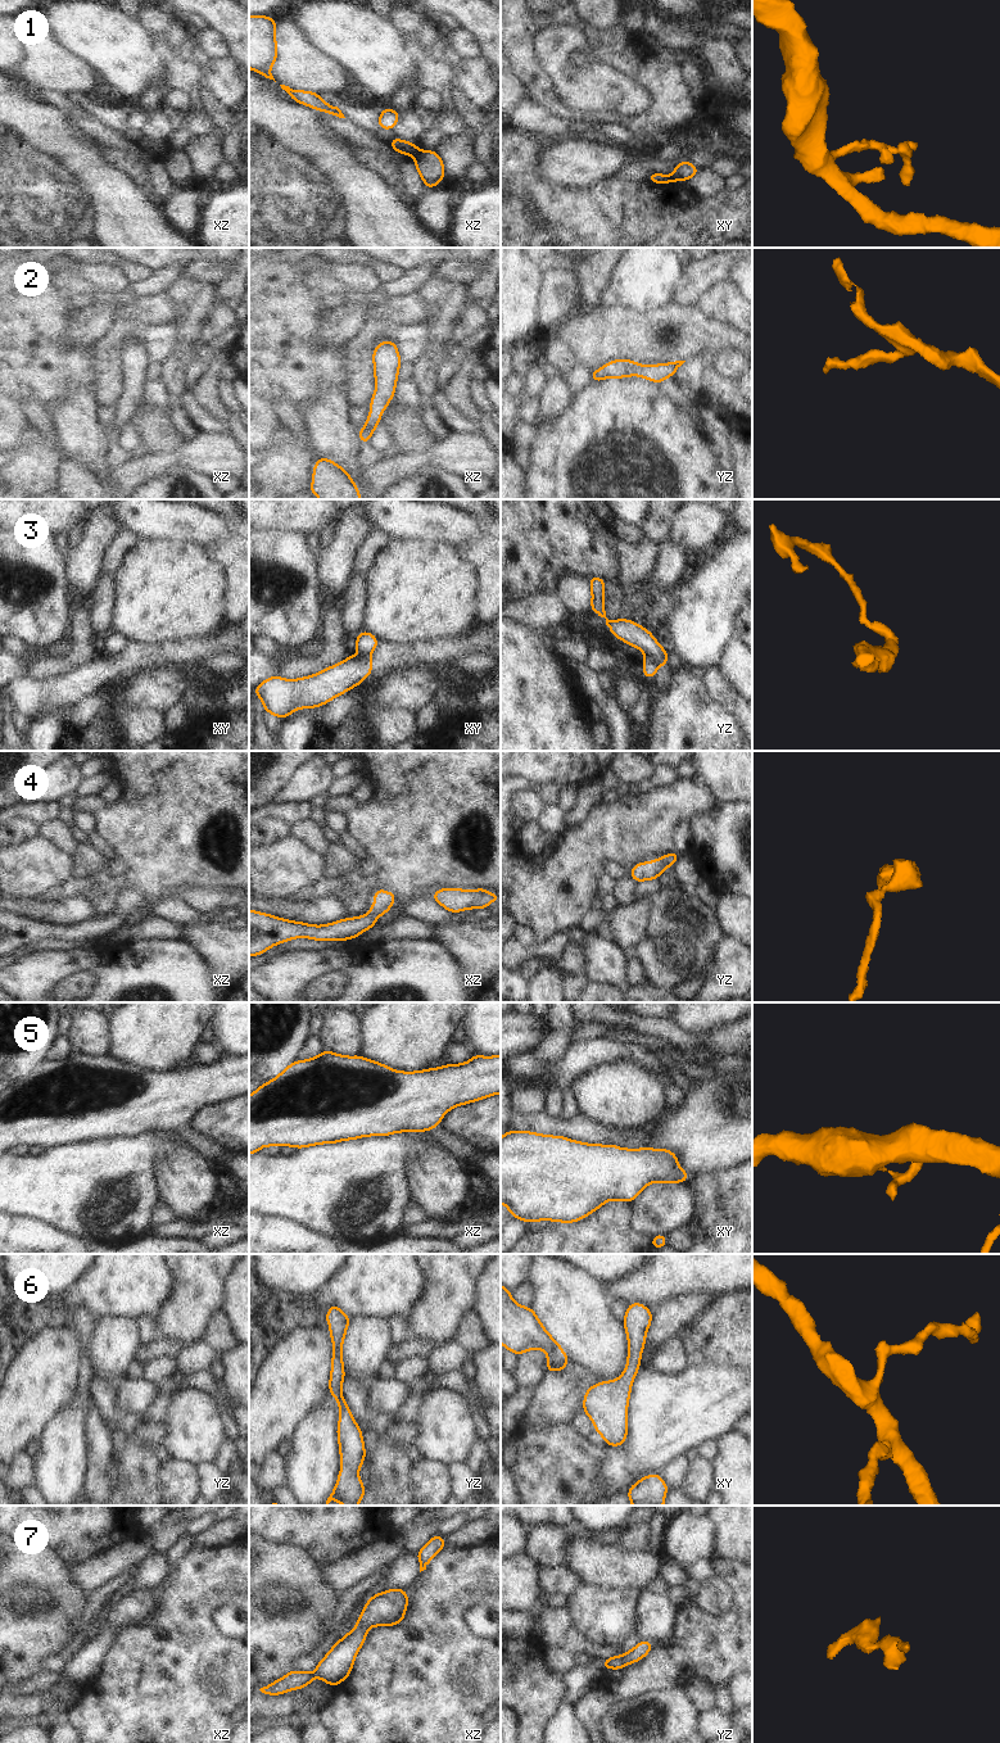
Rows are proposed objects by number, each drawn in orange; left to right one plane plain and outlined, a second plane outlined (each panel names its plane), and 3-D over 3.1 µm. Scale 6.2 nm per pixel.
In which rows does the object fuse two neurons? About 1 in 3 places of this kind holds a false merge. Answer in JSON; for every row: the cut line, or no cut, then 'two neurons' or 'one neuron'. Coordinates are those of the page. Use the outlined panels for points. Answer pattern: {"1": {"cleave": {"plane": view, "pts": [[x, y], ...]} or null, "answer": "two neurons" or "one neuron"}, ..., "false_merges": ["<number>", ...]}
{"1": {"cleave": {"plane": "xy", "pts": [[668, 176], [670, 181]]}, "answer": "two neurons"}, "2": {"cleave": null, "answer": "one neuron"}, "3": {"cleave": {"plane": "yz", "pts": [[646, 653], [659, 665]]}, "answer": "two neurons"}, "4": {"cleave": null, "answer": "one neuron"}, "5": {"cleave": null, "answer": "one neuron"}, "6": {"cleave": null, "answer": "one neuron"}, "7": {"cleave": null, "answer": "one neuron"}, "false_merges": ["1", "3"]}

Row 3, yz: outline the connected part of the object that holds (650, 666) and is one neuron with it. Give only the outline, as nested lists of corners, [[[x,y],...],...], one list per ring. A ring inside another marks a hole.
[[[648,655],[643,658],[643,679],[644,678],[656,678],[656,670],[659,665],[653,661],[653,658]]]

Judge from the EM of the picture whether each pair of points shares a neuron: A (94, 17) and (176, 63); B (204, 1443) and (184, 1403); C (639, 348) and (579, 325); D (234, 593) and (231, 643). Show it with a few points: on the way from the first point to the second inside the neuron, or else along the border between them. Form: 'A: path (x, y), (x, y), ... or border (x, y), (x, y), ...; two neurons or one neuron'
A: border (162, 42), (168, 59), (171, 87); two neurons
B: path (195, 1433), (193, 1413); one neuron
C: path (624, 334), (594, 334); one neuron
D: border (229, 624), (235, 626); two neurons

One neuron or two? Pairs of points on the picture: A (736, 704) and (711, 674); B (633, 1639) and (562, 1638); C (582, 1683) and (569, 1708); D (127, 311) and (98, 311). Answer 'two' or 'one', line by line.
A: one
B: one
C: one
D: two

